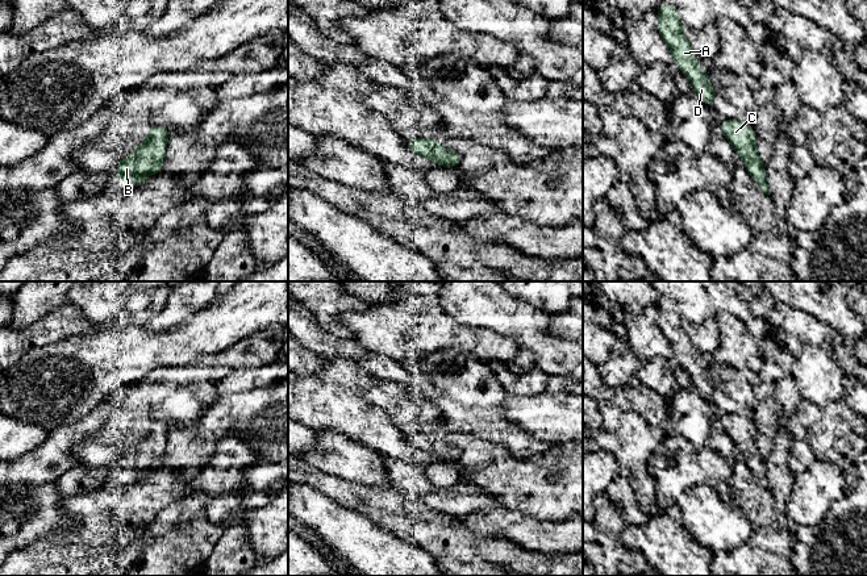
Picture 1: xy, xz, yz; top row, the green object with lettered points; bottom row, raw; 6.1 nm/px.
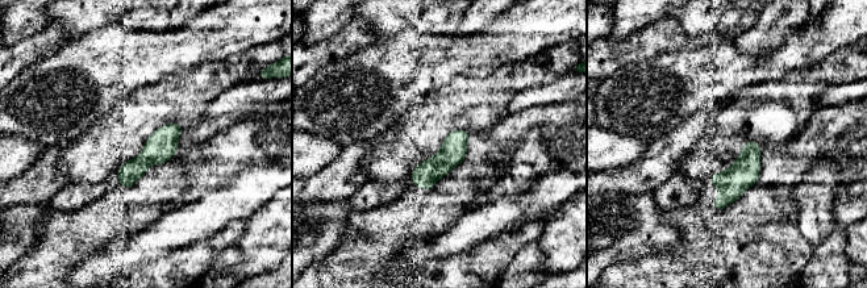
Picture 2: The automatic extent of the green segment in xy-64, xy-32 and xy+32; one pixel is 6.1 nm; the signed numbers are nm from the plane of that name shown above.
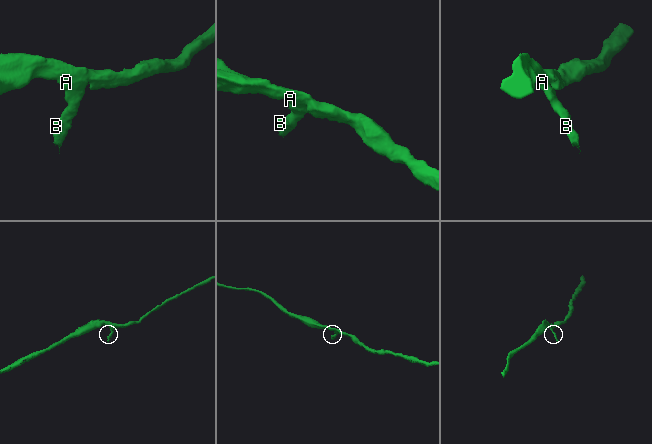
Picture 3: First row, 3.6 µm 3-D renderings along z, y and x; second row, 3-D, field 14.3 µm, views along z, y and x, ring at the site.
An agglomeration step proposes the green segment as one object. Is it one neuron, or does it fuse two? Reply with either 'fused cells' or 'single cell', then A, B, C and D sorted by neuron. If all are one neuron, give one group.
single cell; groups A B C D

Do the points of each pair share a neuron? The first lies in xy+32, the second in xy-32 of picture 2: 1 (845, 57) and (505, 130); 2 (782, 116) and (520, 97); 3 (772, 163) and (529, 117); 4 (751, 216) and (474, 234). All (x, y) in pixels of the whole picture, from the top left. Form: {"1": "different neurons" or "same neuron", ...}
{"1": "different neurons", "2": "different neurons", "3": "same neuron", "4": "different neurons"}

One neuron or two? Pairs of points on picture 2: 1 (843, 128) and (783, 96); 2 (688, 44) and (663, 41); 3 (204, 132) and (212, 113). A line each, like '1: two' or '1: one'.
1: two
2: one
3: two

